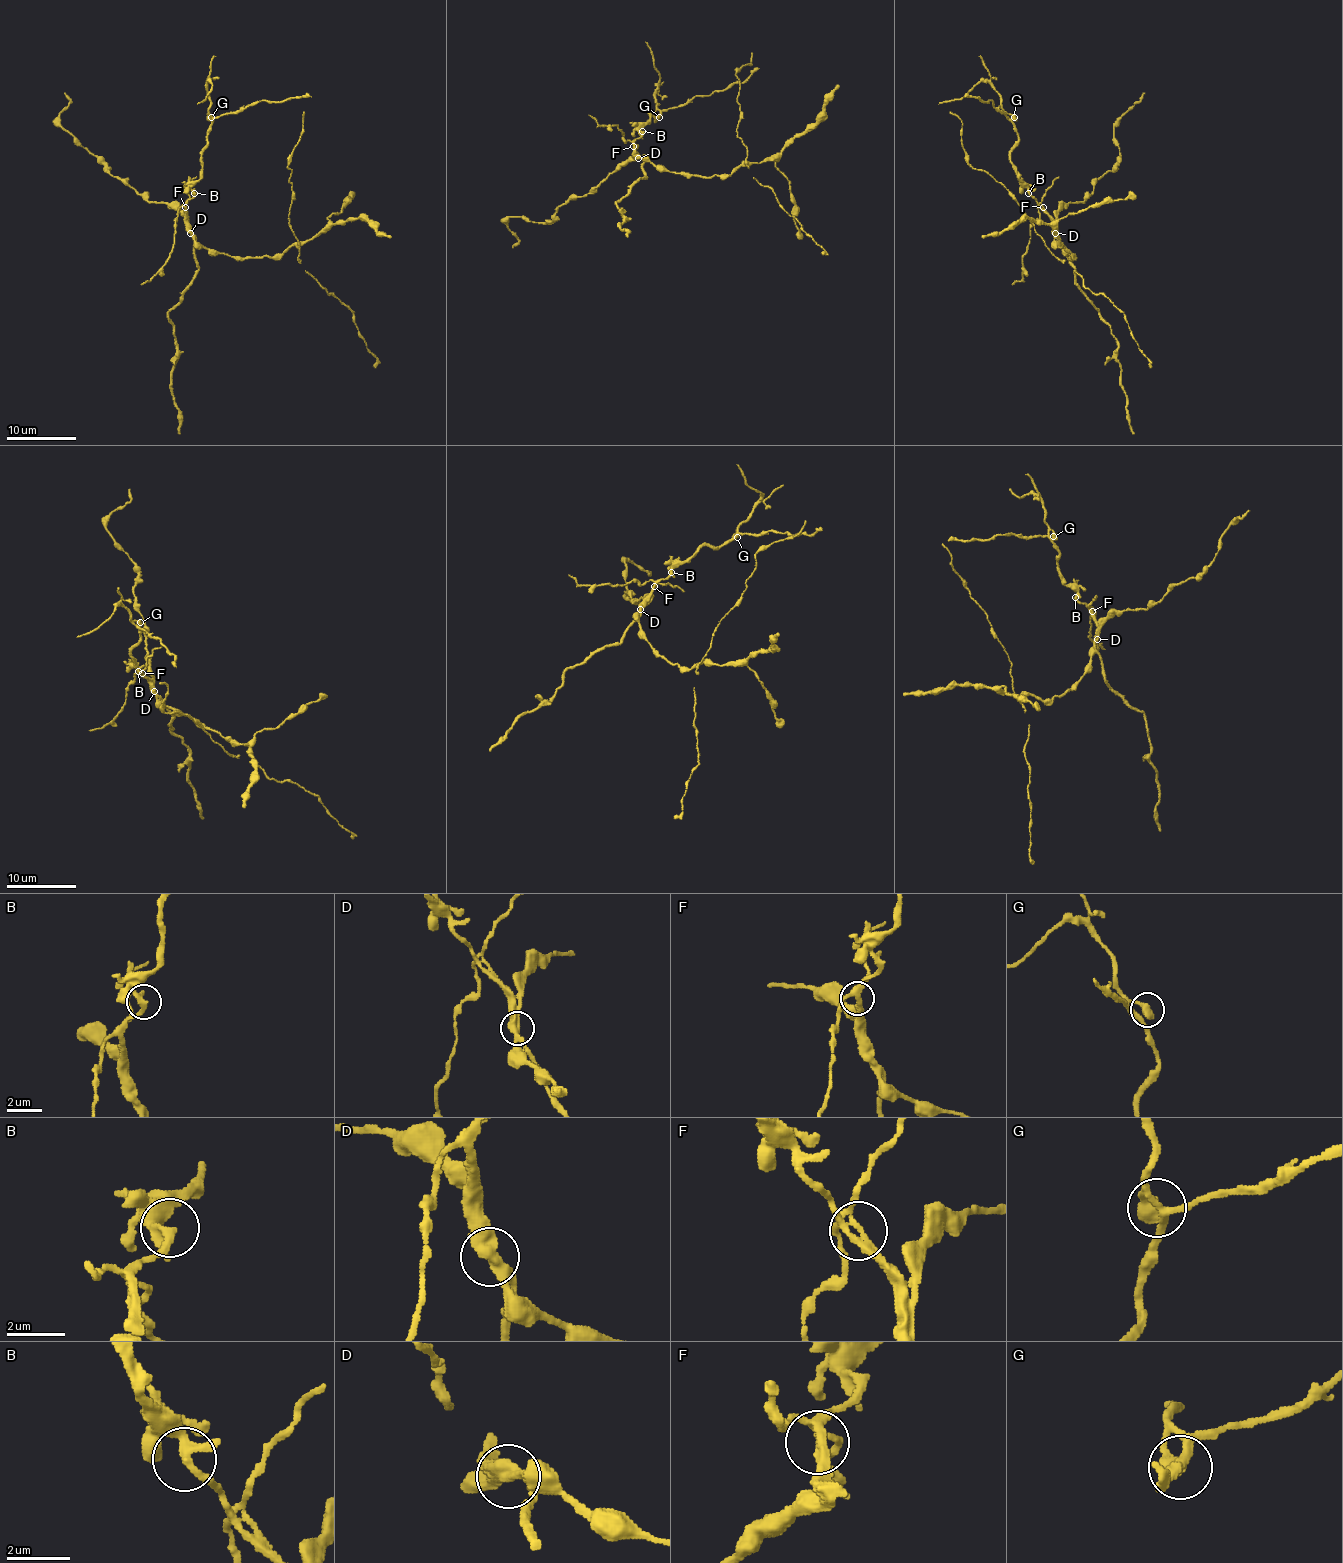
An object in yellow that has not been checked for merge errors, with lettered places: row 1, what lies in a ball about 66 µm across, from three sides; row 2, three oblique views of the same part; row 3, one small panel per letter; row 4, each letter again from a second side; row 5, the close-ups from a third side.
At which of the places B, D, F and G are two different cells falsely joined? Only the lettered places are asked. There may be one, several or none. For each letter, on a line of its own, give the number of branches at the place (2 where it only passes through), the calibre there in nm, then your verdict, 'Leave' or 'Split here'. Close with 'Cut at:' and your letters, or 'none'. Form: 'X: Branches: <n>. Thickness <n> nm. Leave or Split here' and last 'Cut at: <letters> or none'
B: Branches: 3. Thickness 240 nm. Leave
D: Branches: 2. Thickness 480 nm. Split here
F: Branches: 4. Thickness 240 nm. Split here
G: Branches: 2. Thickness 420 nm. Leave
Cut at: D, F

